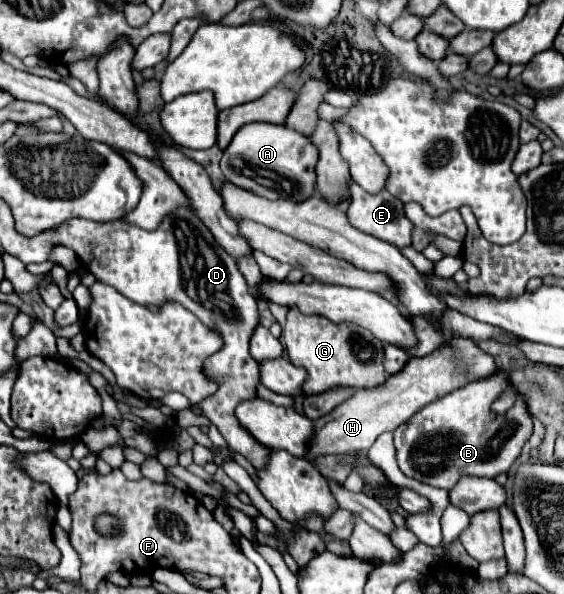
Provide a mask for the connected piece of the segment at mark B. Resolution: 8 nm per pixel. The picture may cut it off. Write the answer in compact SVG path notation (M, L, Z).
M498 370L486 378L474 380L416 412L406 424L394 430L394 446L400 470L424 484L450 490L464 476L496 478L516 462L524 442L530 438L534 422L522 392L516 390L516 402L504 414L492 410L492 402L506 388L514 388L508 374Z

